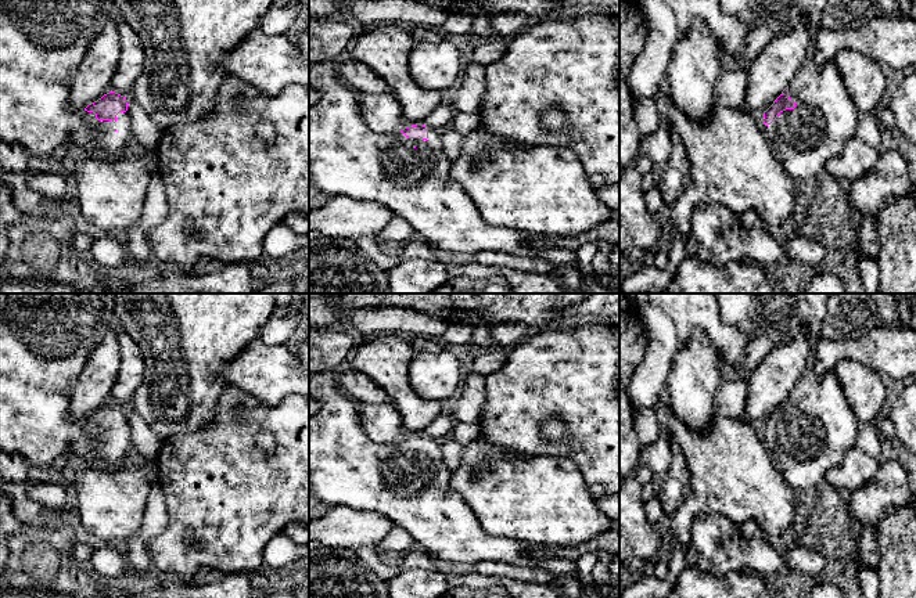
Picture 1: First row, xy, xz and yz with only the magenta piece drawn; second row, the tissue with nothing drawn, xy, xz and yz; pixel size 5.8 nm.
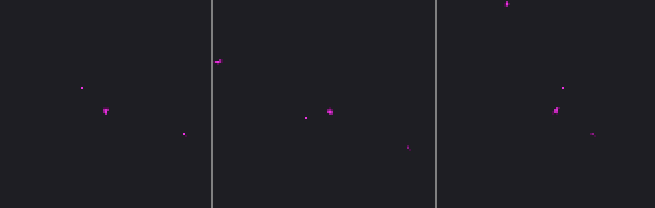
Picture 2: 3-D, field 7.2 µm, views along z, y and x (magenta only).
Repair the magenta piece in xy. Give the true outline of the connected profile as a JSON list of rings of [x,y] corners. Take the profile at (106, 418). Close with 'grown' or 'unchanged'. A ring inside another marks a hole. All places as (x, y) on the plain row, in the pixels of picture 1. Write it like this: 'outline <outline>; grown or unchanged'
outline [[[0,293],[0,448],[3,451],[19,454],[30,465],[60,465],[69,454],[75,454],[82,465],[93,468],[118,468],[129,461],[133,447],[126,407],[111,400],[82,421],[69,417],[72,390],[89,357],[115,324],[114,309],[115,293]]]; grown

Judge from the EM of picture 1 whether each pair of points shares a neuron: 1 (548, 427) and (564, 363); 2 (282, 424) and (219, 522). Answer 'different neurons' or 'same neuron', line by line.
1: different neurons
2: same neuron

